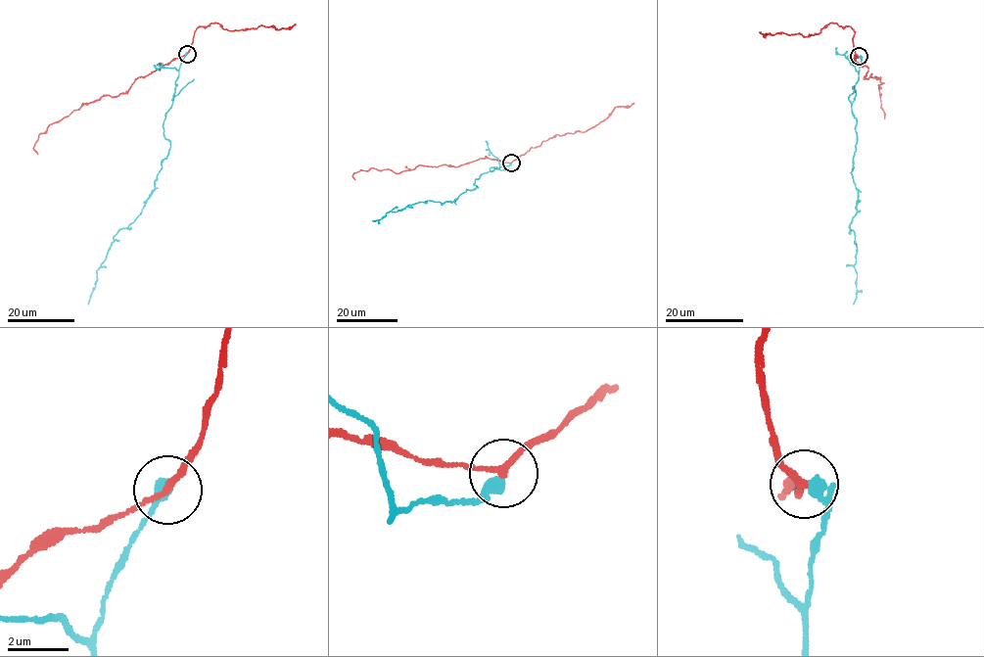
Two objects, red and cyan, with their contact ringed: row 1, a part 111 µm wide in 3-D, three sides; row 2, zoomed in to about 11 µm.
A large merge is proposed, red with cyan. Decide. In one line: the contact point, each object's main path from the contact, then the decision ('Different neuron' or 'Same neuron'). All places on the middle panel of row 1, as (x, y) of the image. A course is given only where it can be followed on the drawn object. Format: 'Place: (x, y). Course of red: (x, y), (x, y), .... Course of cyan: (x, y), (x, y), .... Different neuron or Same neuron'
Place: (511, 163). Course of red: (511, 163), (487, 158), (459, 166), (417, 165), (396, 173), (388, 168), (372, 167), (354, 172), (355, 180). Course of cyan: (511, 164), (482, 173), (473, 184), (477, 188), (466, 190), (453, 202), (419, 202), (372, 220). Different neuron

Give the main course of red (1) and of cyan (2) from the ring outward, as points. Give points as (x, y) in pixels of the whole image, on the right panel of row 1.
1: (858, 56), (854, 59), (867, 68), (864, 77), (871, 72), (884, 82), (878, 85), (884, 118)
2: (859, 57), (851, 108), (857, 120), (852, 177), (858, 191), (849, 226), (857, 252), (853, 304)

